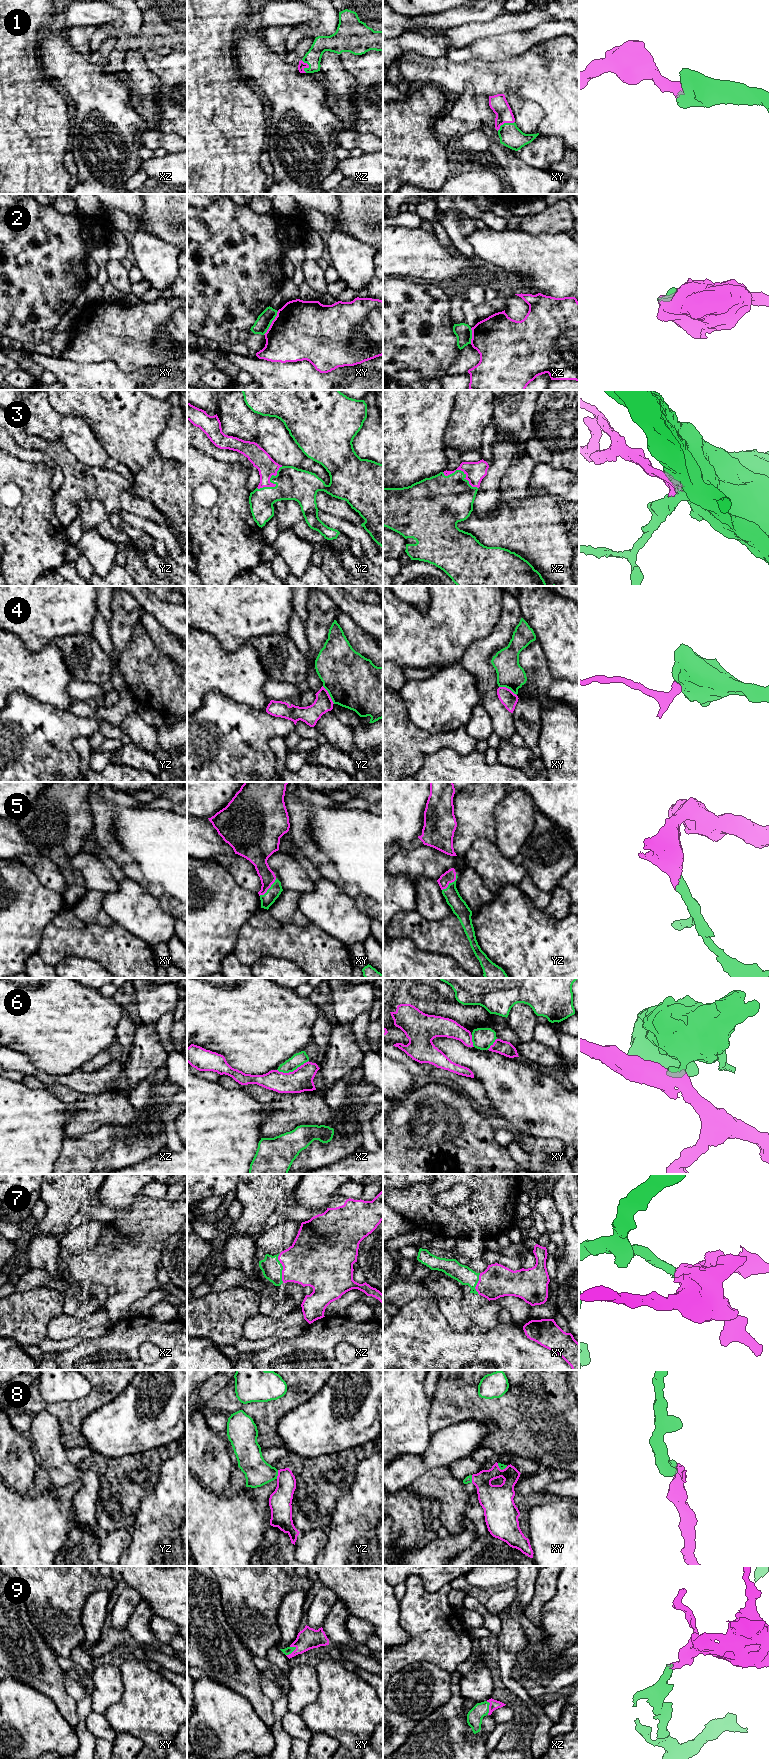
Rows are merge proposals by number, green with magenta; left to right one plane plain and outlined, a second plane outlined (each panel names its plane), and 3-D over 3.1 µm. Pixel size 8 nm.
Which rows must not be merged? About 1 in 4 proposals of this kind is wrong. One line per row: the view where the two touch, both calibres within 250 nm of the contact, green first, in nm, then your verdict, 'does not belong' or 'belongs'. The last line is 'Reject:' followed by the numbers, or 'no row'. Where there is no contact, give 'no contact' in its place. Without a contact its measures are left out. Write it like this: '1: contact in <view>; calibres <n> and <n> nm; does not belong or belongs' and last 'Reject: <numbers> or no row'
1: contact in xy; calibres 180 and 140 nm; belongs
2: contact in xy; calibres 120 and 460 nm; does not belong
3: contact in yz; calibres 260 and 150 nm; belongs
4: contact in yz; calibres 420 and 150 nm; does not belong
5: contact in yz; calibres 130 and 100 nm; belongs
6: contact in xz; calibres 110 and 190 nm; does not belong
7: contact in xz; calibres 160 and 420 nm; belongs
8: contact in yz; calibres 220 and 180 nm; belongs
9: contact in xy; calibres 60 and 170 nm; belongs
Reject: 2, 4, 6

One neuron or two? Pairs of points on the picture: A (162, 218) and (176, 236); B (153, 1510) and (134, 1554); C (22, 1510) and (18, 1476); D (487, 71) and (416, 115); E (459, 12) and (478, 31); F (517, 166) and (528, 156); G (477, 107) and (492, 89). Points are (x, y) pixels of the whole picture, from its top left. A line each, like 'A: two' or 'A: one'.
A: one
B: one
C: two
D: two
E: two
F: two
G: two

